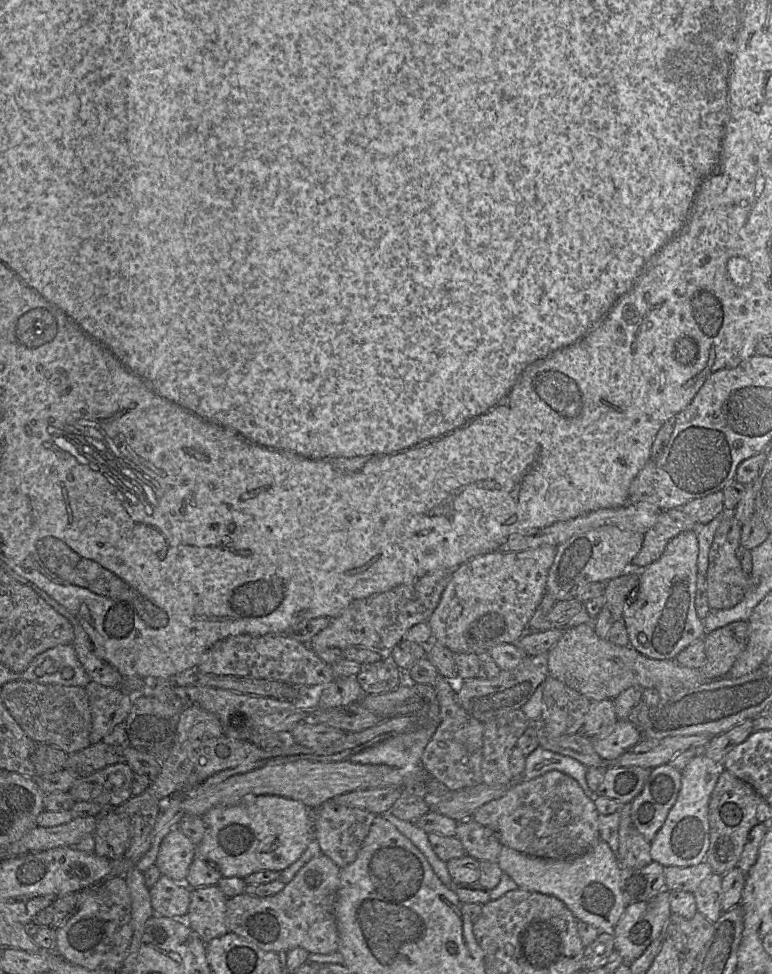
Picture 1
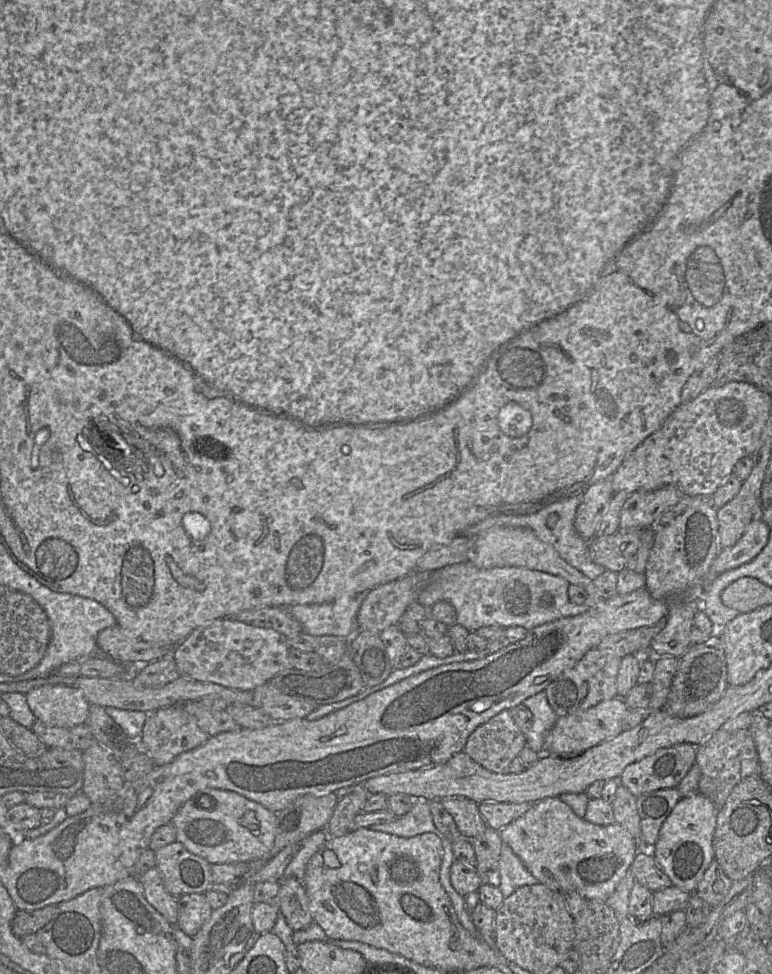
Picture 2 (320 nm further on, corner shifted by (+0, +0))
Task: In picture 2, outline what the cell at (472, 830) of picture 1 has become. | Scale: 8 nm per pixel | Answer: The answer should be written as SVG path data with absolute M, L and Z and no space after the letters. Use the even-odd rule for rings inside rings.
M449 797L441 800L444 809L453 817L465 839L471 840L488 827L479 813L478 804L465 797Z

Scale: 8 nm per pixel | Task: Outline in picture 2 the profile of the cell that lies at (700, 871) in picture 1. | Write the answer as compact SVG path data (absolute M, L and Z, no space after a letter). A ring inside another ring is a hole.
M640 845L640 850L630 866L635 881L651 892L672 886L671 880L653 857L653 846Z

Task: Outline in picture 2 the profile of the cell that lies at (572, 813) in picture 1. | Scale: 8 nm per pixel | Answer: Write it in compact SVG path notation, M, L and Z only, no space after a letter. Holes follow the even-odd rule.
M482 802L478 810L486 825L496 831L526 813L534 803Z

